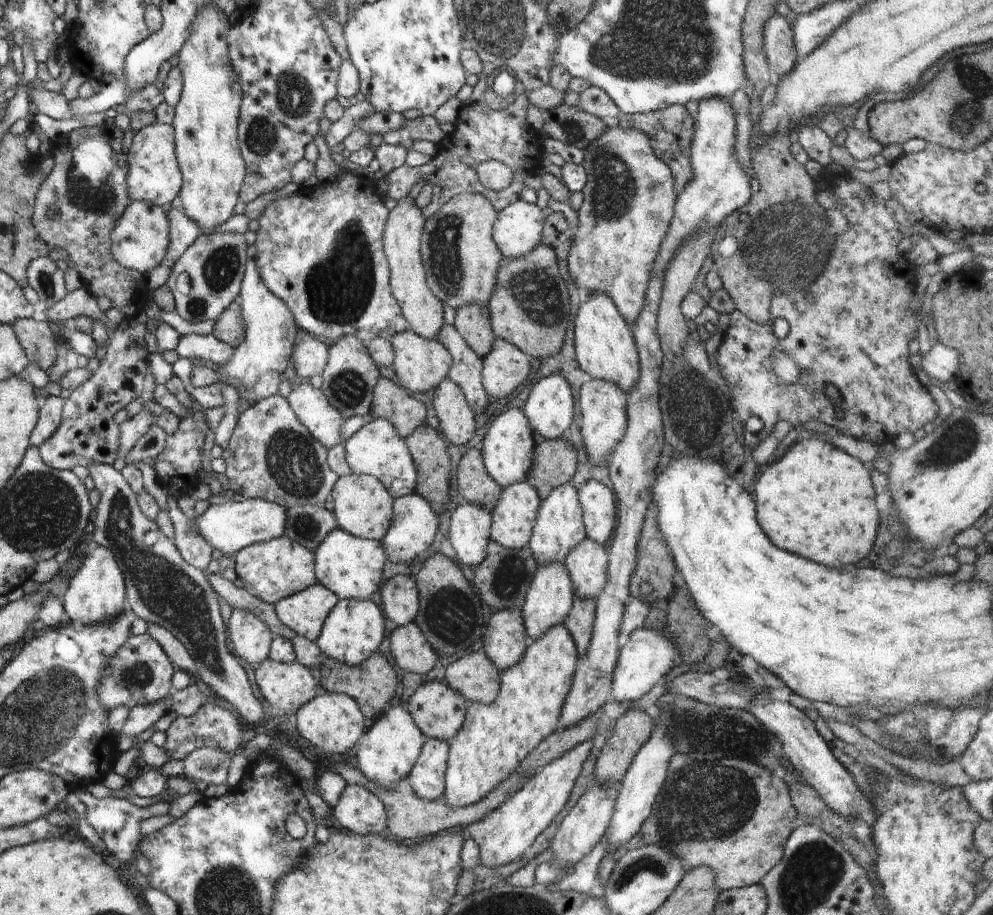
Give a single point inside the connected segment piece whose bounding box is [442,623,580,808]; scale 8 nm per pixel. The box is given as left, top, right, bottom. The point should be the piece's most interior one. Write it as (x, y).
(494, 739)

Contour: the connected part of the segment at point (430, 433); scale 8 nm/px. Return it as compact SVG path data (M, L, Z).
M426 423L420 424L416 431L405 439L405 442L417 473L415 493L422 496L438 516L447 510L450 502L451 458L447 450L448 443L436 429Z

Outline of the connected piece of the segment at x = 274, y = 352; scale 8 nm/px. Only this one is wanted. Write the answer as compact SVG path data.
M248 258L245 265L245 274L238 297L241 316L245 323L244 341L234 348L229 361L222 366L219 365L214 372L218 377L217 383L232 385L231 383L236 381L243 384L246 391L253 393L256 401L260 401L279 394L280 374L286 369L301 331L288 308L264 287L253 258Z

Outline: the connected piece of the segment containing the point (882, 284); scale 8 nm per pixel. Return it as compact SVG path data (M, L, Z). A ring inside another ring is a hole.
M846 171L842 180L835 182L831 187L835 190L836 209L846 216L848 223L844 224L840 235L836 236L833 252L820 278L807 290L814 300L808 302L802 291L798 292L797 289L790 293L776 294L769 311L769 323L764 325L751 322L735 309L730 314L730 326L716 350L716 364L728 385L731 407L736 412L740 426L751 416L758 416L764 423L764 428L758 434L752 434L742 427L746 445L753 452L762 441L772 435L776 423L783 420L792 424L795 431L800 430L809 420L817 420L836 428L840 435L884 446L893 443L900 434L913 434L934 421L939 414L935 400L919 382L915 368L909 362L908 344L917 336L915 312L910 310L909 306L918 281L916 265L897 250L906 232L893 219L885 202L876 197L868 200L865 190L870 188L870 185L854 182ZM776 318L782 318L790 325L788 336L782 340L773 333ZM777 351L791 358L801 371L795 384L785 385L776 375L773 359ZM827 386L833 386L840 393L838 407L824 395ZM837 408L842 412L842 418L836 416Z

